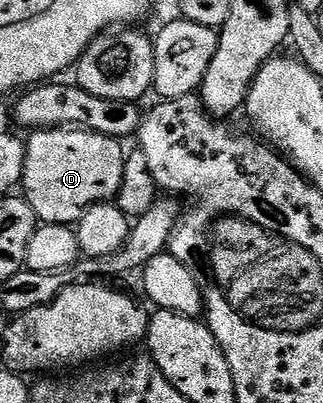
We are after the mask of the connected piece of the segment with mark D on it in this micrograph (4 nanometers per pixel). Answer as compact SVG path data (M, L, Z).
M37 129L30 135L33 136L27 139L26 168L23 169L19 187L42 224L76 225L81 222L82 209L116 200L119 185L123 185L123 169L127 158L126 148L121 148L124 147L122 140L80 129Z

